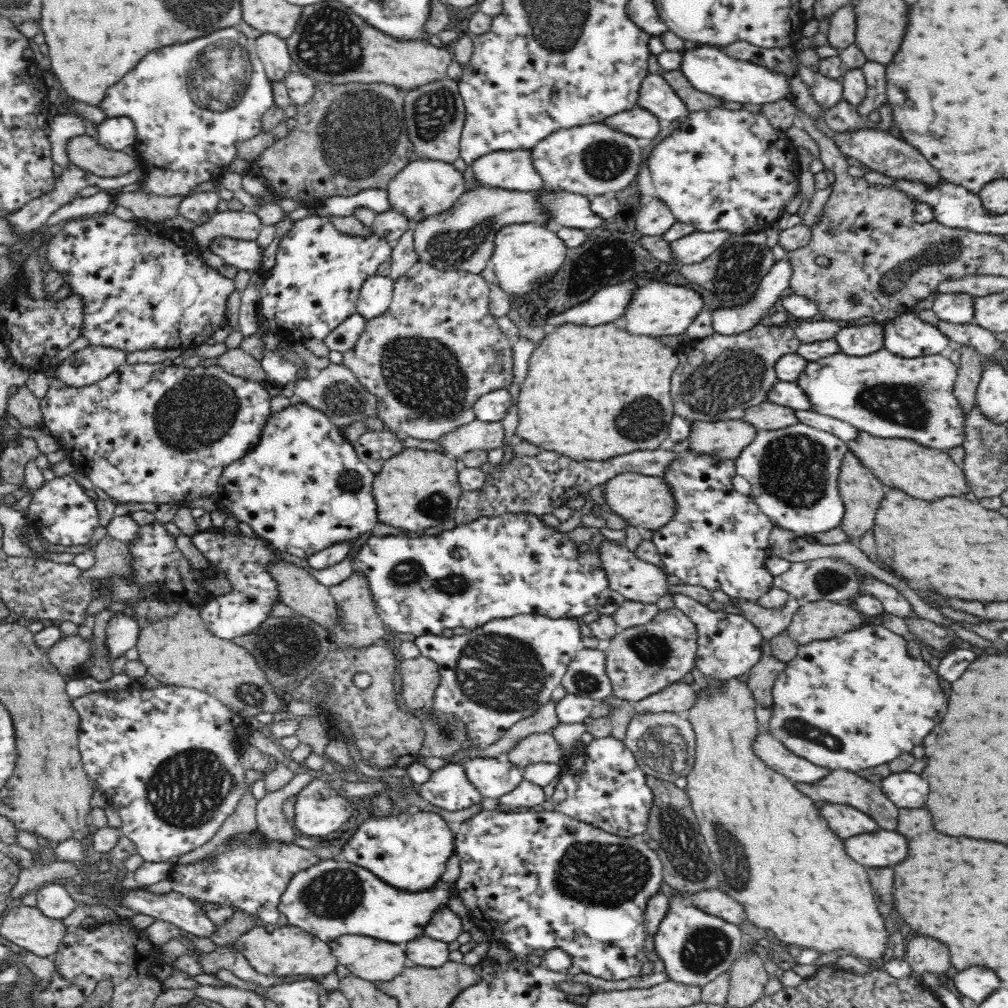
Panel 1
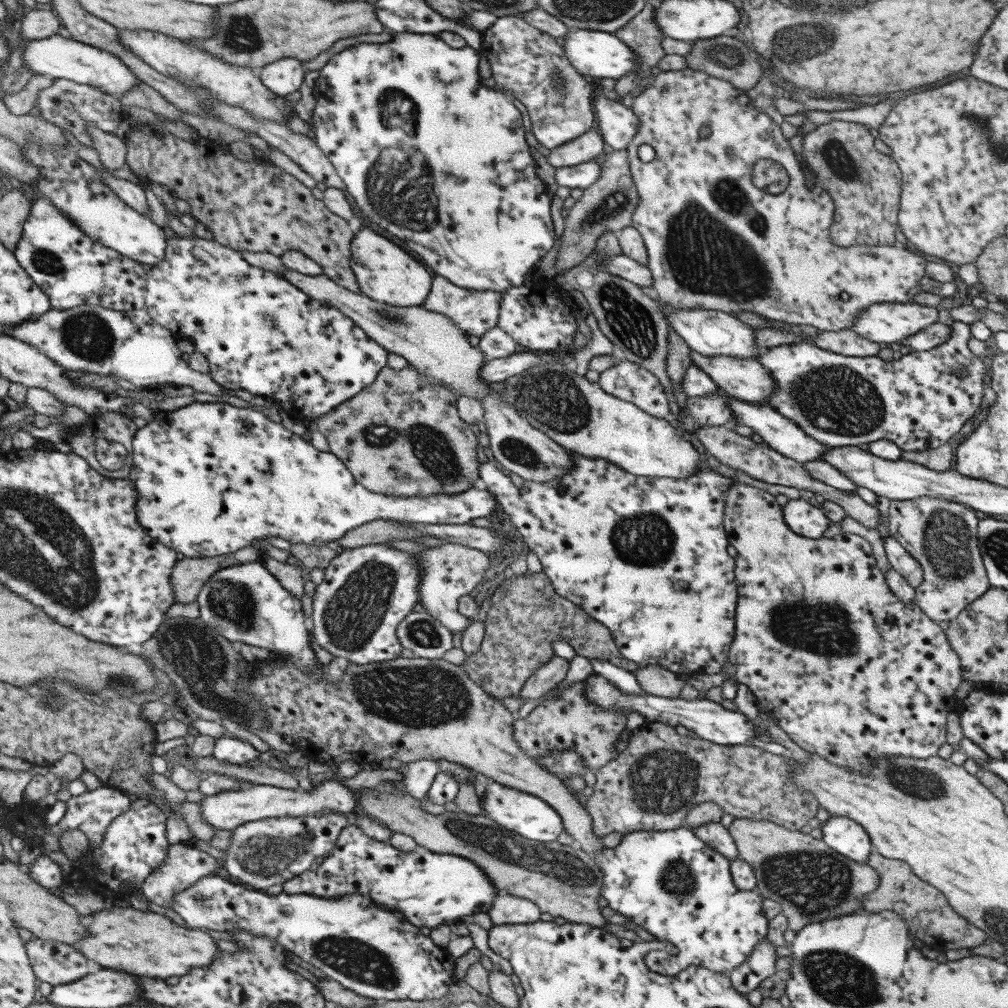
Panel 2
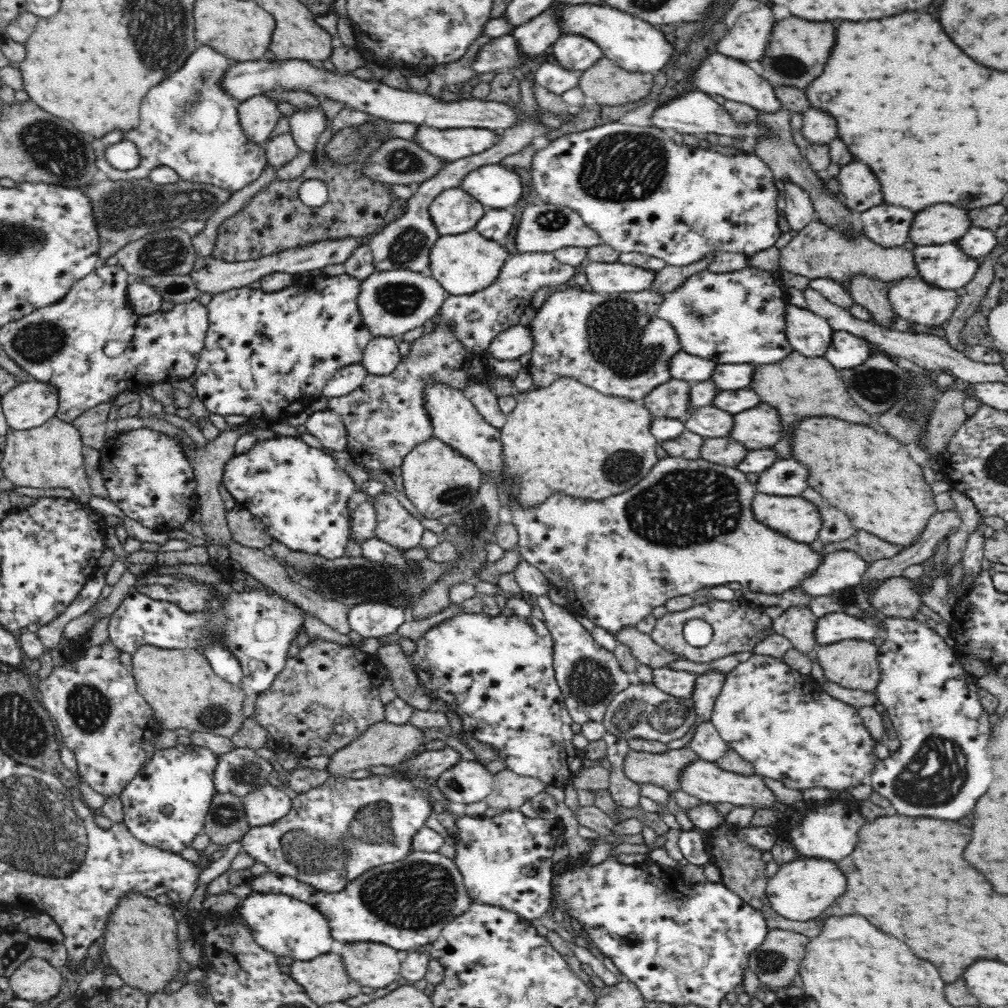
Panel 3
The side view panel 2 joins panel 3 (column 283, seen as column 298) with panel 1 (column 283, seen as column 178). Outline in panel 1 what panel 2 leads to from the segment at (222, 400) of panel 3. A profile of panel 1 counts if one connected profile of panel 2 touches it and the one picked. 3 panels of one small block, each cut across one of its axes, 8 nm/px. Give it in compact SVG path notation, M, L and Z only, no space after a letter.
M314 214L297 220L281 238L276 250L276 263L260 288L257 302L260 324L280 340L302 343L316 338L324 341L336 326L357 312L357 298L363 282L377 274L380 264L391 256L392 249L393 244L375 232L370 236L352 236L338 230L327 217Z

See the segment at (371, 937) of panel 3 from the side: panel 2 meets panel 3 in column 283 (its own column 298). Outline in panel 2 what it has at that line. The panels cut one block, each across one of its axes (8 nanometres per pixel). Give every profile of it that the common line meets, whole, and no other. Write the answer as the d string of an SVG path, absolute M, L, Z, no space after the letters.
M348 824L338 835L332 855L327 856L317 870L304 871L282 884L283 892L316 897L338 898L360 893L382 905L398 911L417 927L431 929L462 916L490 912L496 891L488 875L466 857L450 853L435 853L418 845L412 851L399 850L389 842L366 836L364 830Z

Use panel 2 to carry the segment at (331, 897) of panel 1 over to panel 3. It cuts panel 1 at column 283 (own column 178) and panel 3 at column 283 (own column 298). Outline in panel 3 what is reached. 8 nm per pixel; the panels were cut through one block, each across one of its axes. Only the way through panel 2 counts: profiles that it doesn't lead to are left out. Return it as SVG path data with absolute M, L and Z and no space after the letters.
M253 892L241 899L237 912L252 931L256 944L280 958L290 956L294 961L312 960L330 953L334 944L326 917L317 908L286 894Z

